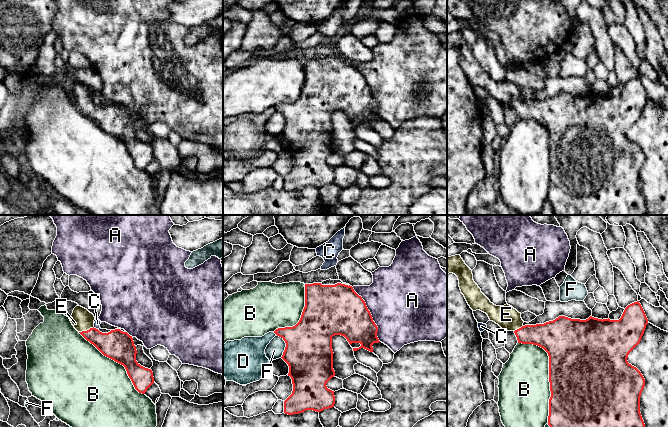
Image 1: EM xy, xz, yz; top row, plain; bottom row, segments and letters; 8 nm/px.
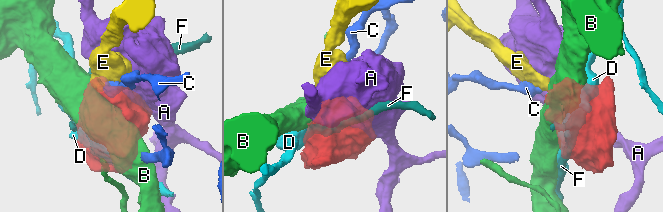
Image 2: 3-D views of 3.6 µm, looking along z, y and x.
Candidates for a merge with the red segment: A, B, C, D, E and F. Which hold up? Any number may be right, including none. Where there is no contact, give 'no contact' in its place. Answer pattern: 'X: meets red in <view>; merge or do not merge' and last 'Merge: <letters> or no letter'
A: meets red in xz; do not merge
B: meets red in yz; do not merge
C: meets red in xy; do not merge
D: meets red in xz; do not merge
E: meets red in xy; merge
F: meets red in xz; do not merge
Merge: E

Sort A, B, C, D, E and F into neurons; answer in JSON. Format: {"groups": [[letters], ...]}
{"groups": [["A"], ["B"], ["C"], ["D"], ["E"], ["F"]]}

